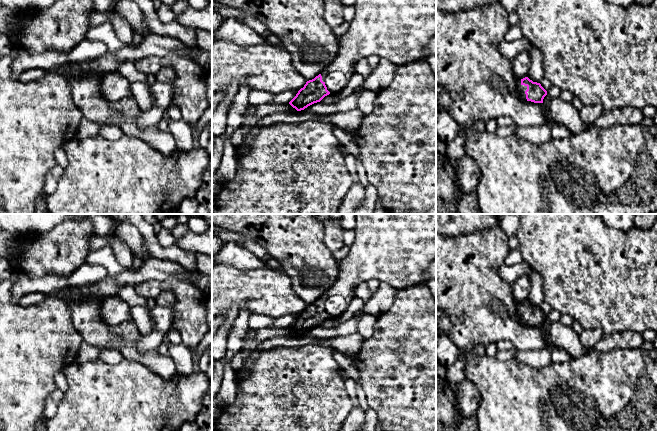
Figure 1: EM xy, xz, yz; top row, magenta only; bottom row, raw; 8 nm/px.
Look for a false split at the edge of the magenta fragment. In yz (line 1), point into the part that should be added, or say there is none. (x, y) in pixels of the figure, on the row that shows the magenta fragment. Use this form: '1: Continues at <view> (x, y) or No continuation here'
1: Continues at yz (521, 89)

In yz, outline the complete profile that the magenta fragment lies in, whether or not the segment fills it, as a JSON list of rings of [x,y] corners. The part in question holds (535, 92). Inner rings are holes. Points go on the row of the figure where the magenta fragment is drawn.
[[[528,77],[517,80],[517,91],[521,99],[534,103],[543,103],[547,91],[540,83],[533,82]]]

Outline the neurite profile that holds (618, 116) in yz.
[[[615,108],[611,111],[603,111],[595,121],[597,127],[611,127],[615,125],[641,124],[644,116],[639,108]]]

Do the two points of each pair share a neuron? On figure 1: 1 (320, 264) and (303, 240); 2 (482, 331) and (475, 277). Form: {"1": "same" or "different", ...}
{"1": "same", "2": "same"}

